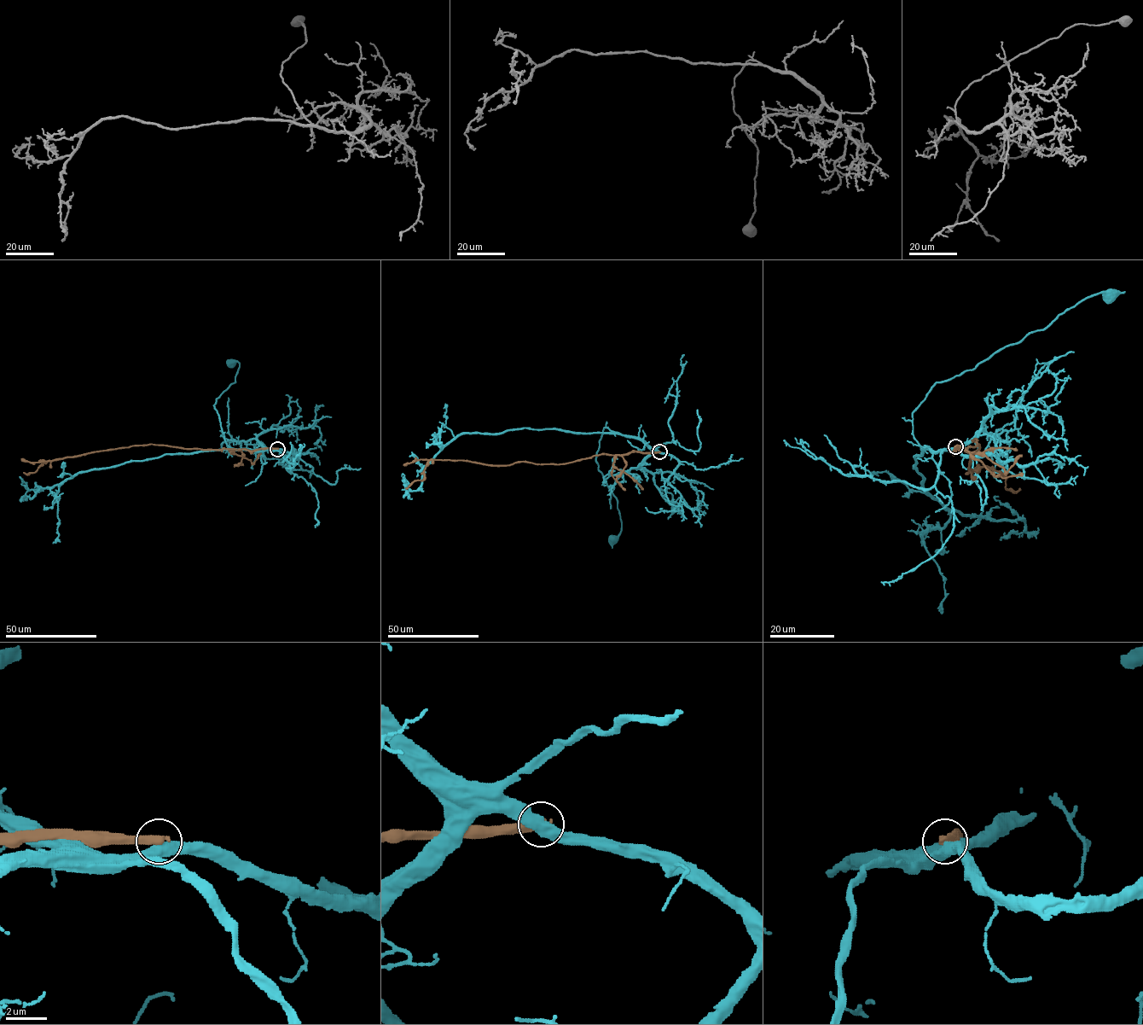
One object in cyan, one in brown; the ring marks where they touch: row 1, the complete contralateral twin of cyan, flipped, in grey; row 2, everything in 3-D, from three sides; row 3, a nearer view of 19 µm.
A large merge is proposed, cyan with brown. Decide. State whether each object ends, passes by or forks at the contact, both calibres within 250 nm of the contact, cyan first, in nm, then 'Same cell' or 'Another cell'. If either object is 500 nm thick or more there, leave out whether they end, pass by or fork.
Thickness 500 nm (cyan) against 440 nm. Another cell

